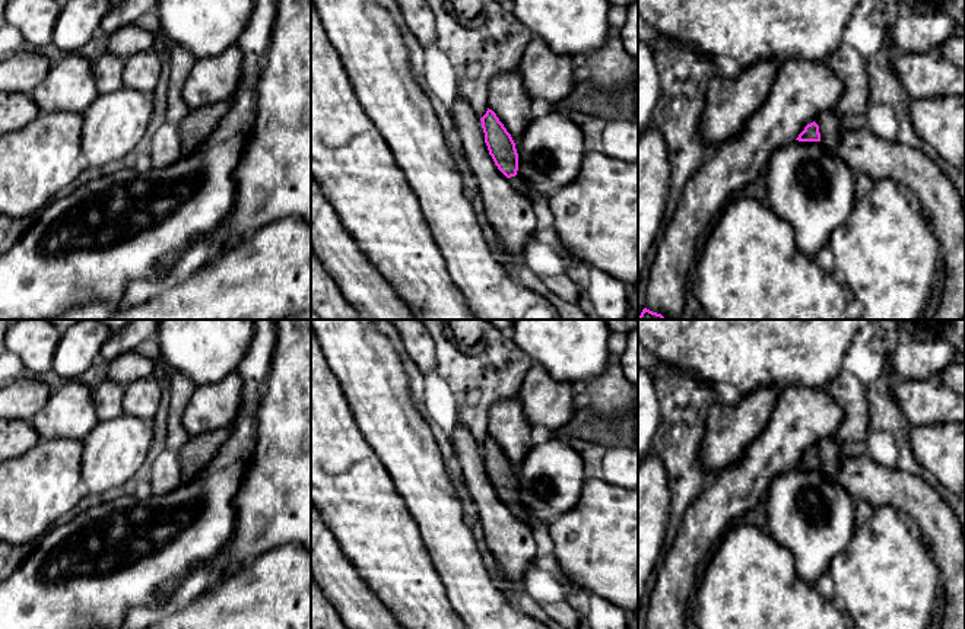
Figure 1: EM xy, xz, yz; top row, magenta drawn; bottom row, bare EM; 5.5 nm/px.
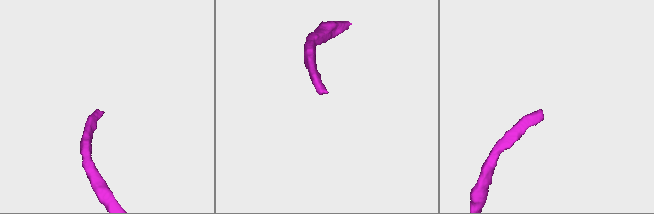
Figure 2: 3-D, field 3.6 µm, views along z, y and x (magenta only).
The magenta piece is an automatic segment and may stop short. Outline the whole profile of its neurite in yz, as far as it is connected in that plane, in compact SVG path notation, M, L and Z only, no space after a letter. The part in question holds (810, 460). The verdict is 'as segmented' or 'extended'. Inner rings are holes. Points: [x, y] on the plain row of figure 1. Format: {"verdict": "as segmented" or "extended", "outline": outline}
{"verdict": "extended", "outline": "M826 436L813 449L807 451L796 467L820 468L826 477L834 479L839 471L842 457L842 442Z"}

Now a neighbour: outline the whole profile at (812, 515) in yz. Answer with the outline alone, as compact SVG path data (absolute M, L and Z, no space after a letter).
M794 467L772 479L764 501L765 530L791 552L800 579L815 587L854 534L853 498L820 468Z

